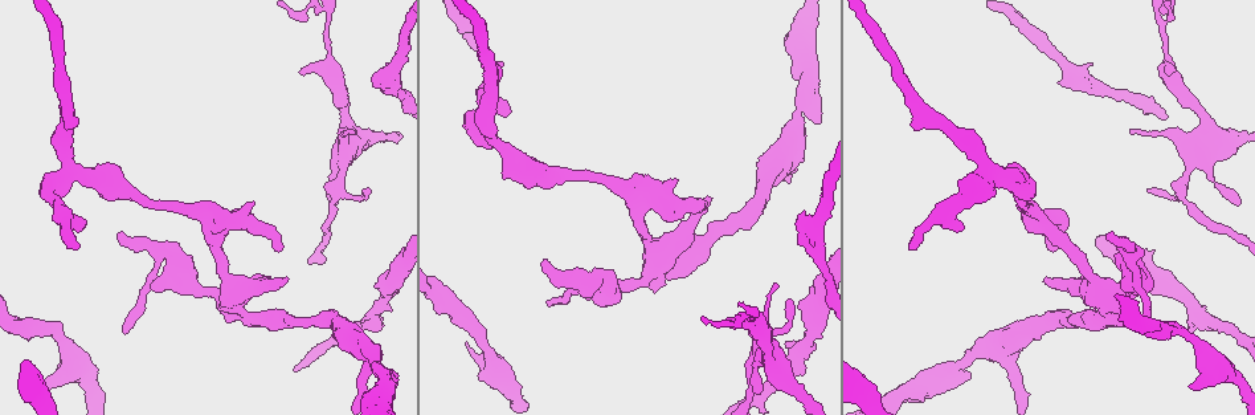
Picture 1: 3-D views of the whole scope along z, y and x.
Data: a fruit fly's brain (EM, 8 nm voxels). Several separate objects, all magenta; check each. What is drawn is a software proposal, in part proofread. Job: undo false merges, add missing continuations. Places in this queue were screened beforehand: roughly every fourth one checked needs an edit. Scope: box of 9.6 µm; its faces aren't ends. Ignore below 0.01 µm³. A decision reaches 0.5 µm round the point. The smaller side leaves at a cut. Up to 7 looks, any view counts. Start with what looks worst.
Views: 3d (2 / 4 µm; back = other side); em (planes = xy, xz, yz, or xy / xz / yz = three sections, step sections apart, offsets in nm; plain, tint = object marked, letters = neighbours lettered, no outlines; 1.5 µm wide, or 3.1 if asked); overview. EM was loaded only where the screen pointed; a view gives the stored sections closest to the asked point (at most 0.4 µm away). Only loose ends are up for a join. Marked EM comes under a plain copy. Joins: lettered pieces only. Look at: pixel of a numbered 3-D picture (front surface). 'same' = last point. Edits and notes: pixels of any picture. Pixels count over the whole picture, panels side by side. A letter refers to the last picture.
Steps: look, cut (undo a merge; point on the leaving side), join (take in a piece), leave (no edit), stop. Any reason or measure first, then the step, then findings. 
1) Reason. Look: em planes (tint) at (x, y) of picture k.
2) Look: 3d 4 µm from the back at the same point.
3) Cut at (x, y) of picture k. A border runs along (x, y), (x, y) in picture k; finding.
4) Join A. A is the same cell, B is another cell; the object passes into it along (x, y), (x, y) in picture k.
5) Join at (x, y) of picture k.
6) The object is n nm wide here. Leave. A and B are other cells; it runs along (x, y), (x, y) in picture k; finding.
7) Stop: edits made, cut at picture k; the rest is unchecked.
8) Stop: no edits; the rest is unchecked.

Branch stops here. Look: em xy step 8 (tint) at (123, 333) of picture 1.

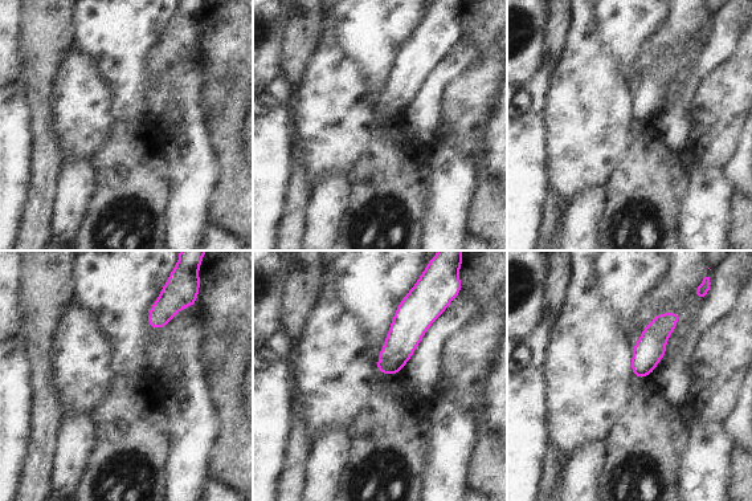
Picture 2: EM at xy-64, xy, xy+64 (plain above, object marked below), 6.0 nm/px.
What lies round it. Look: em xy step 8 (letters) at the same point.

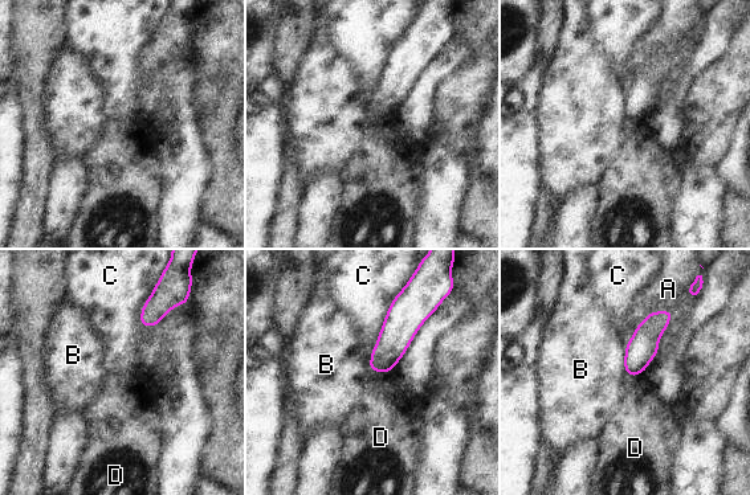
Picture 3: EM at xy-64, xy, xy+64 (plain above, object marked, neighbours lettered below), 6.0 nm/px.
Leave. A, B, C and D are other cells; a border runs along (369, 369), (387, 372) in picture 3; none of them fits.

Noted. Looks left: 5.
Tapers out. Look: 3d 4 µm at (1133, 132) of picture 1.

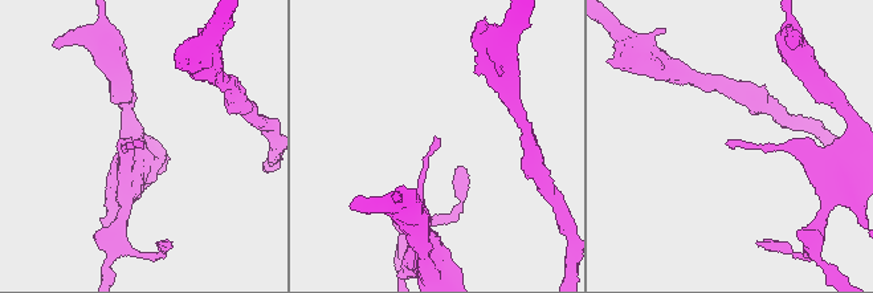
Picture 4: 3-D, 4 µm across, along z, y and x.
Shape alone is not enough. Look: em planes (letters) at (437, 138) of picture 4.

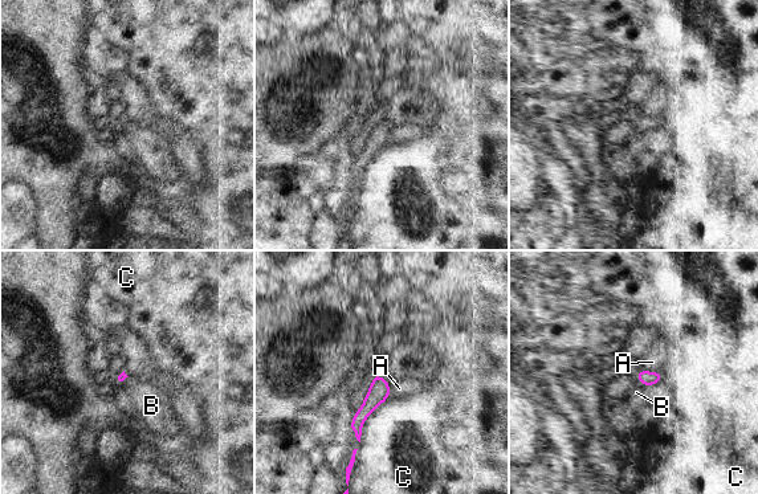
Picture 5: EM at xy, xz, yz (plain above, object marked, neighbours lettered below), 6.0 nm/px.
Join B. B is the same cell, A and C are other cells; it goes on there.

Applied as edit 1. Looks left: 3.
Look: overview.

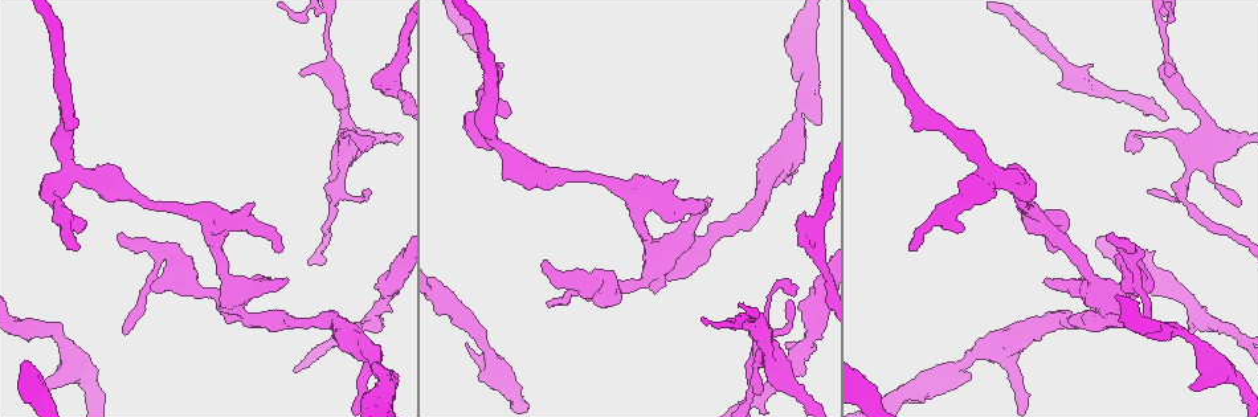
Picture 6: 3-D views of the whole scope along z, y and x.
Branch point. Look: em planes (letters) at (327, 64) of picture 6.

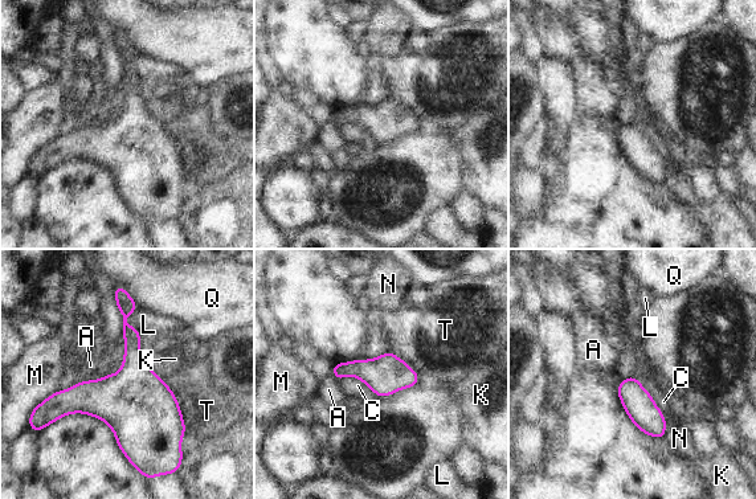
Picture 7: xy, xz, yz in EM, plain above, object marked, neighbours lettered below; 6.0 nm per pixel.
The longest contact is with T, 360 nm. Leave. A, C, K, L, M, N, Q and T are other cells; all the same cell.

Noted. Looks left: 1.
Stop: edits made, join at picture 5; the rest is unchecked.

